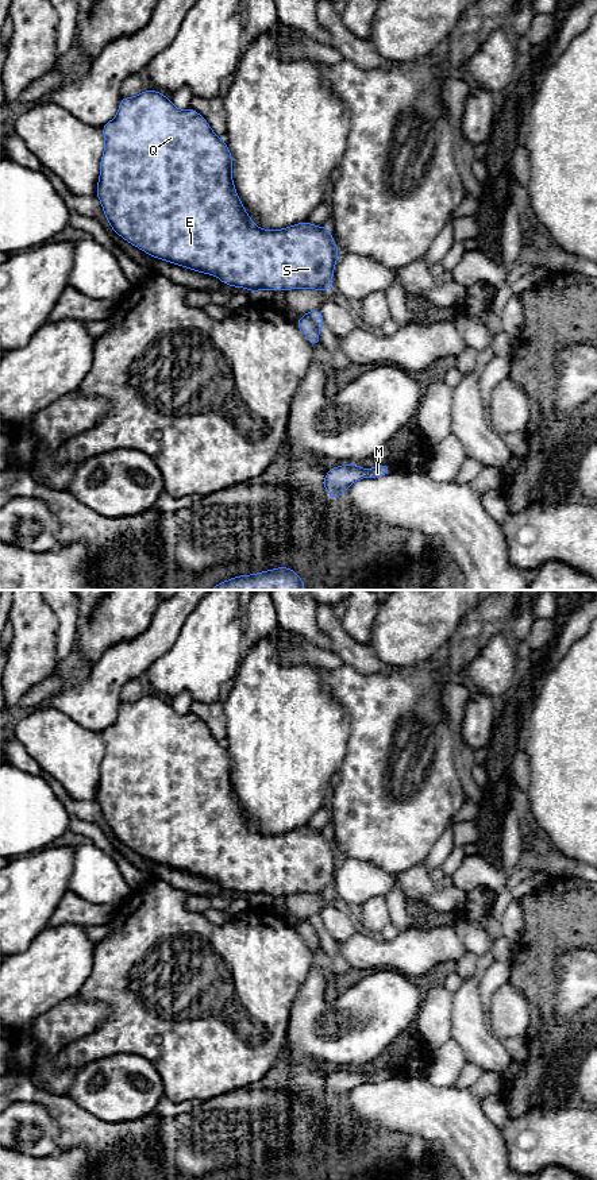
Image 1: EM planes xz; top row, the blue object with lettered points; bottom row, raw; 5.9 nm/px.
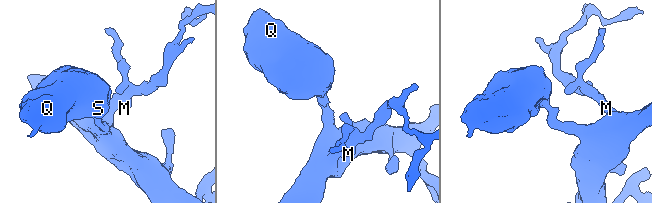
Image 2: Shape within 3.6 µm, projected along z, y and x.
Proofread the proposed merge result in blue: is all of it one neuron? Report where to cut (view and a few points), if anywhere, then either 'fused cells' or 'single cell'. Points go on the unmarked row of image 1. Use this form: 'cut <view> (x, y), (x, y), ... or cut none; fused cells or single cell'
cut xz (303, 920), (316, 933); fused cells

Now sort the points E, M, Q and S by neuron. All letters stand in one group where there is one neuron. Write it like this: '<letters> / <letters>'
E Q S / M

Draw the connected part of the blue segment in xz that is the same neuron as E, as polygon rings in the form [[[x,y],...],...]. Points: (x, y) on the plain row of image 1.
[[[142,695],[135,702],[122,702],[116,721],[103,732],[104,757],[96,802],[120,842],[147,860],[217,882],[224,890],[258,895],[313,894],[332,895],[332,882],[339,861],[328,832],[309,826],[282,834],[257,832],[247,820],[232,786],[232,760],[208,726],[194,714],[178,714],[159,695]]]

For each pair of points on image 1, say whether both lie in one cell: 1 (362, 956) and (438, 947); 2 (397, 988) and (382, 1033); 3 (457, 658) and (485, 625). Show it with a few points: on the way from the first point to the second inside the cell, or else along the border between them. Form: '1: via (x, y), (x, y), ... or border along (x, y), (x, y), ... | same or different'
1: via (381, 953), (412, 953), (419, 949) | same
2: via (386, 999), (382, 1007), (382, 1022) | same
3: via (462, 650), (477, 633) | same

